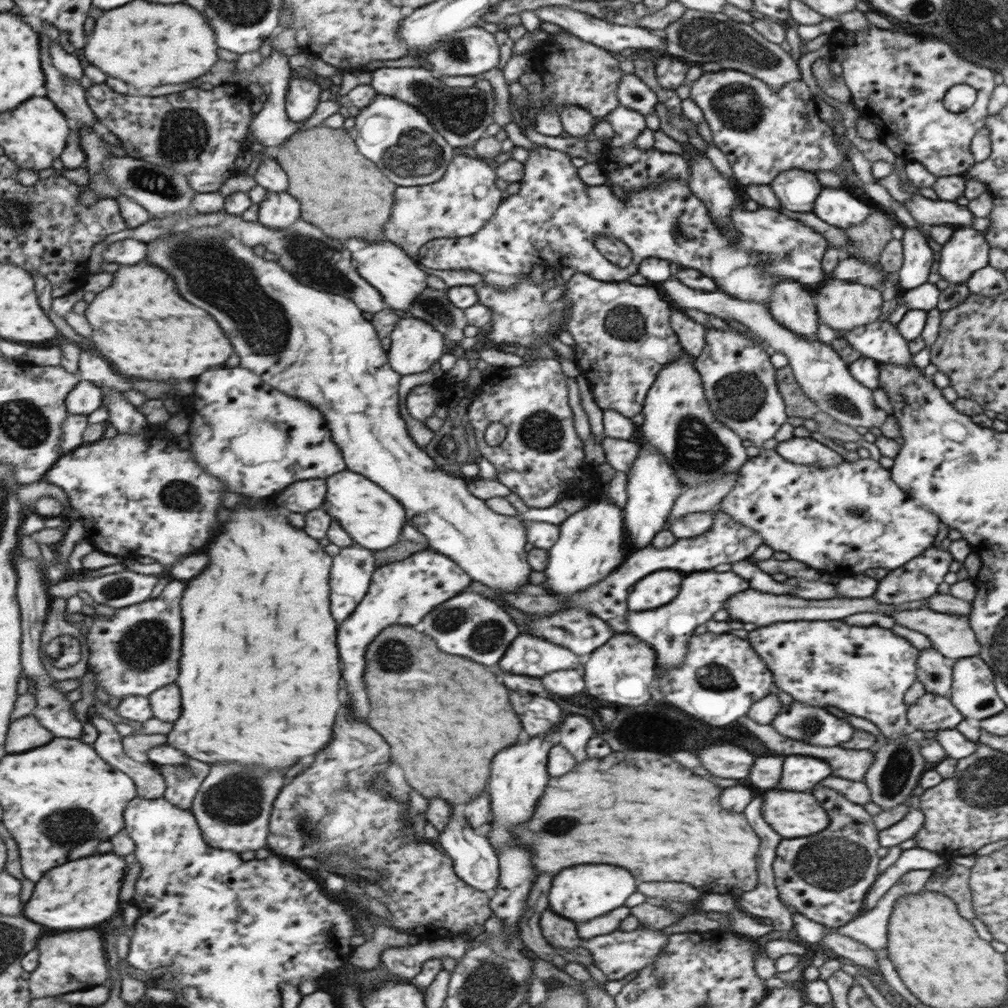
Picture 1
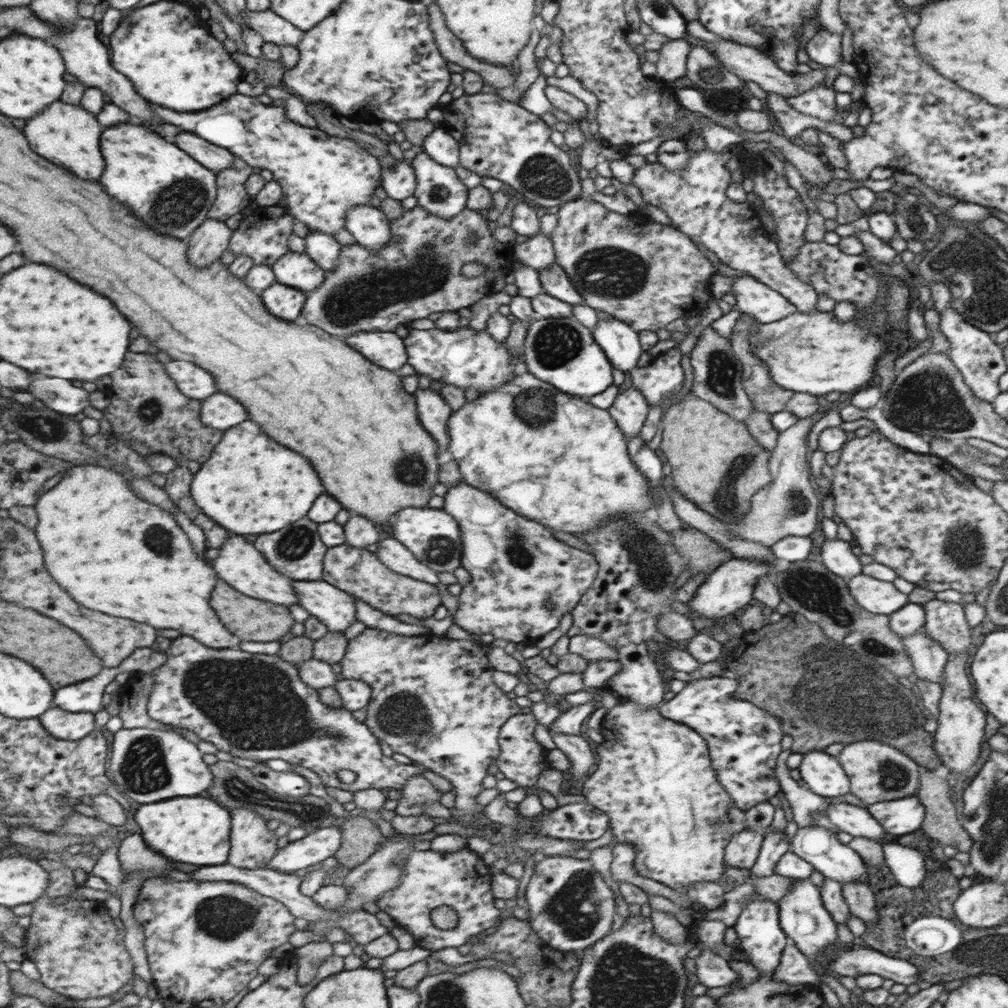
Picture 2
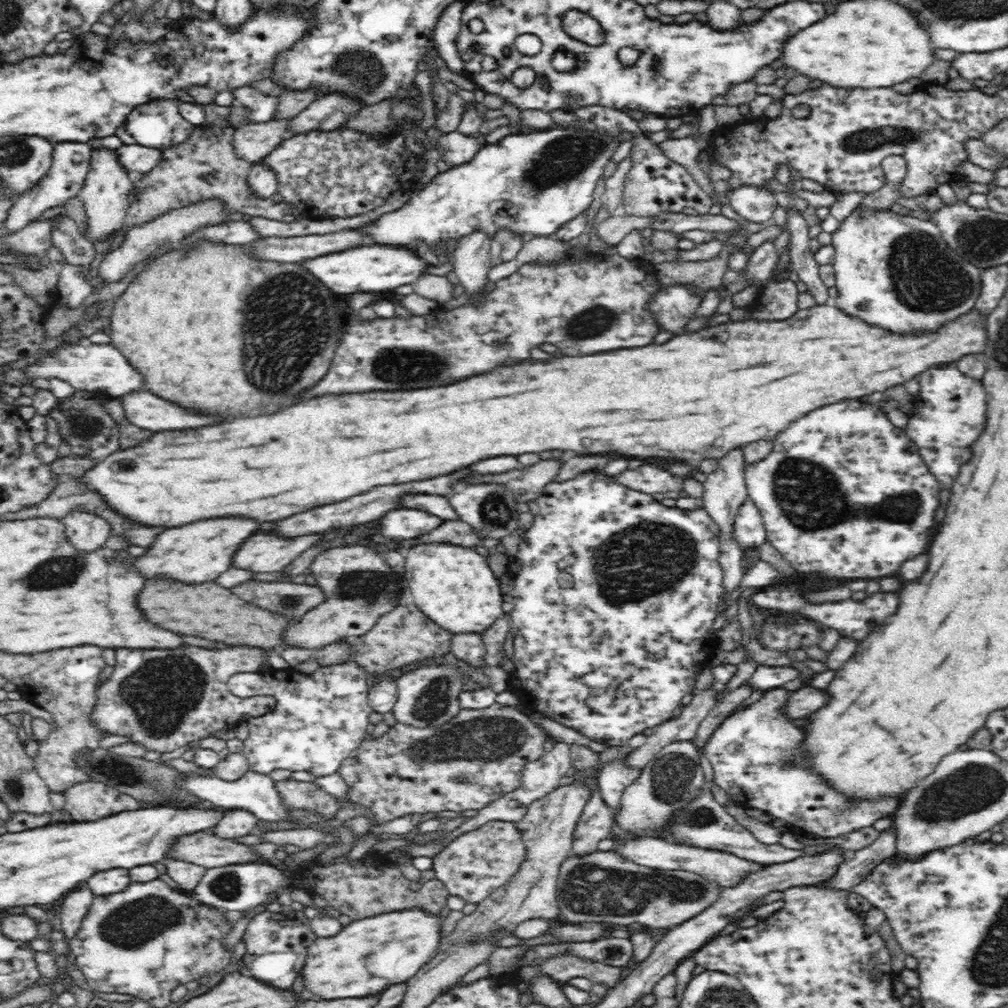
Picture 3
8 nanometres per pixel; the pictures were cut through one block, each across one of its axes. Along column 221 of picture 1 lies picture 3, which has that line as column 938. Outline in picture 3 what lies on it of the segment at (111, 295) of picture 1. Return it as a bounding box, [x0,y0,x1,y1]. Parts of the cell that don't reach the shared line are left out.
[86,302,988,526]

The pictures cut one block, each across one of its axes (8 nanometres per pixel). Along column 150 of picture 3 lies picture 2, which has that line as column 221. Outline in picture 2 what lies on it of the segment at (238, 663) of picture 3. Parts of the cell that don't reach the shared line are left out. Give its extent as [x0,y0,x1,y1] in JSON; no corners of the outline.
[149,636,422,793]

